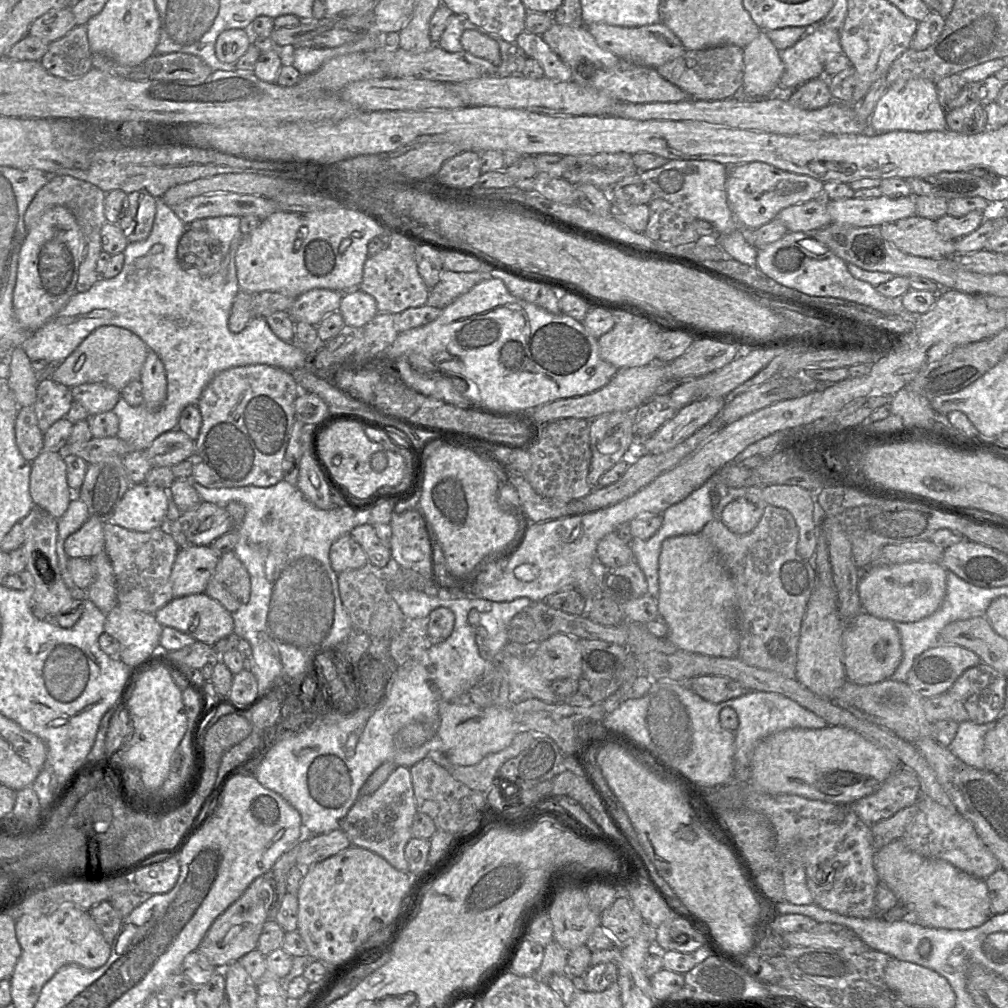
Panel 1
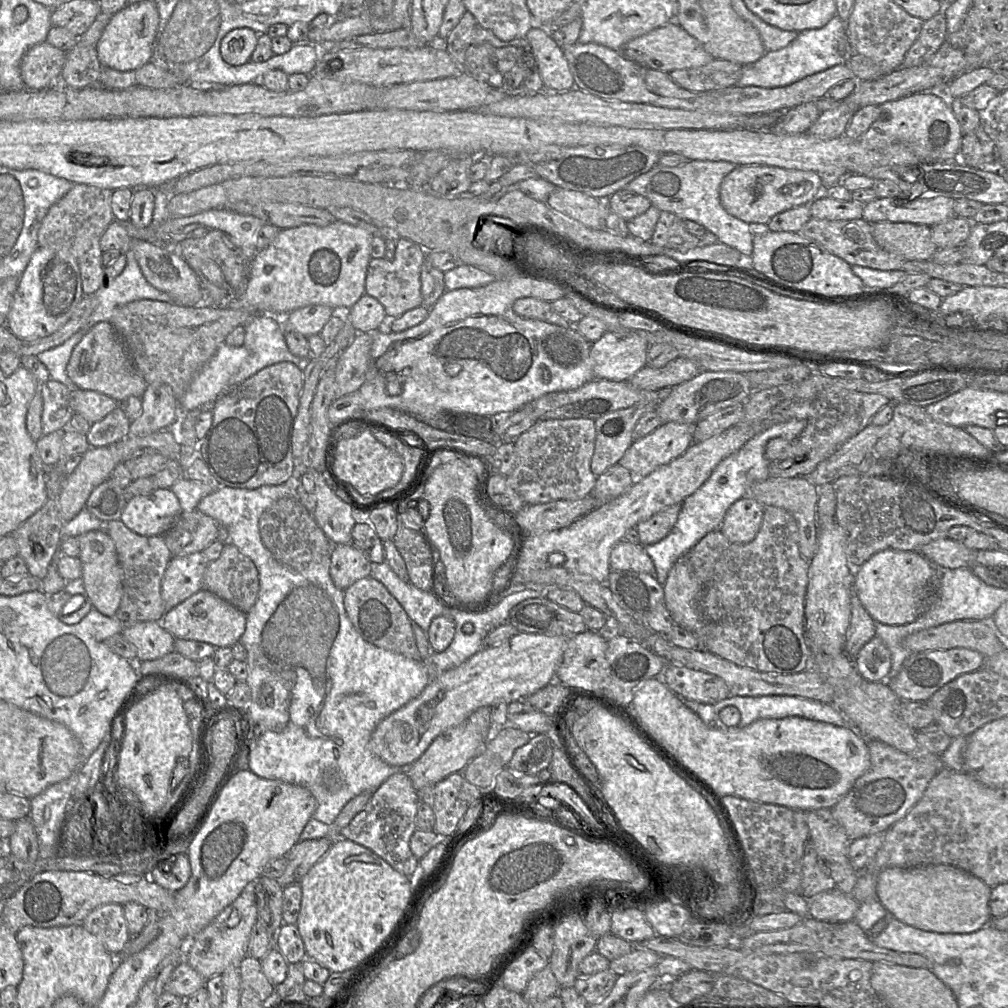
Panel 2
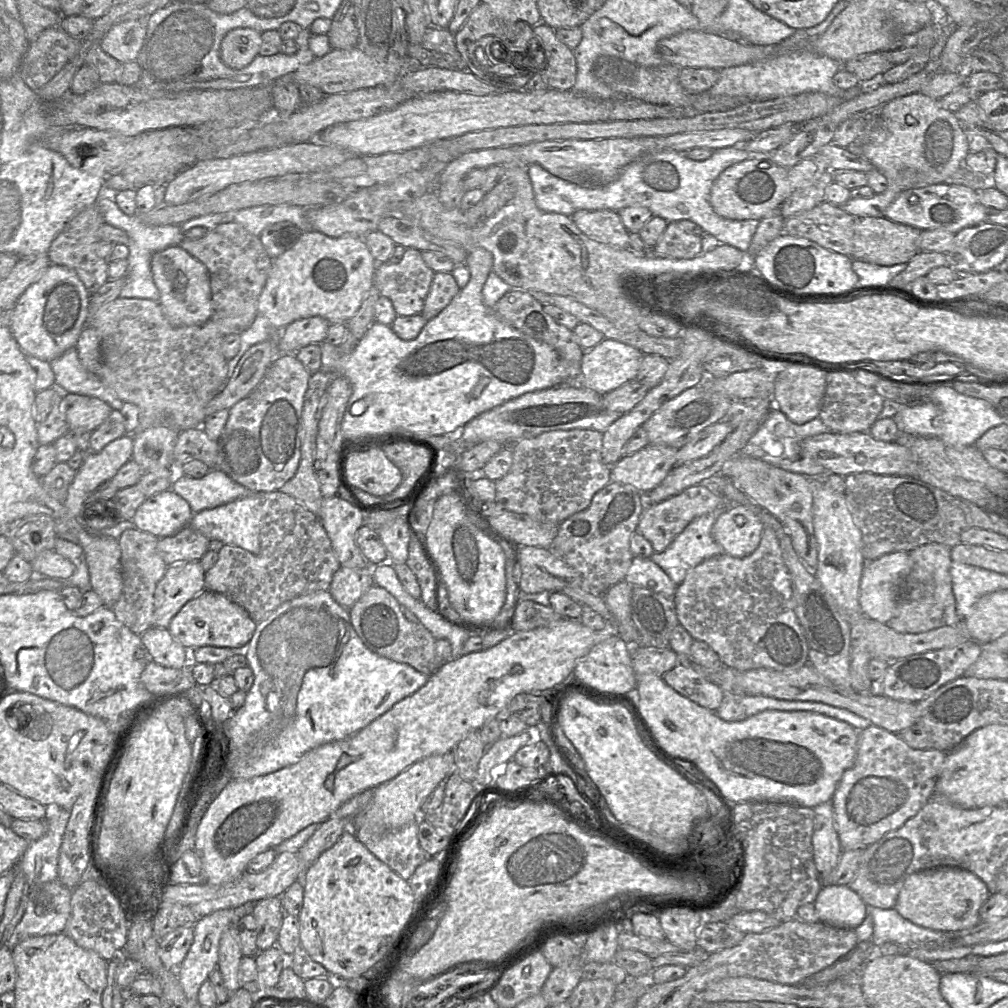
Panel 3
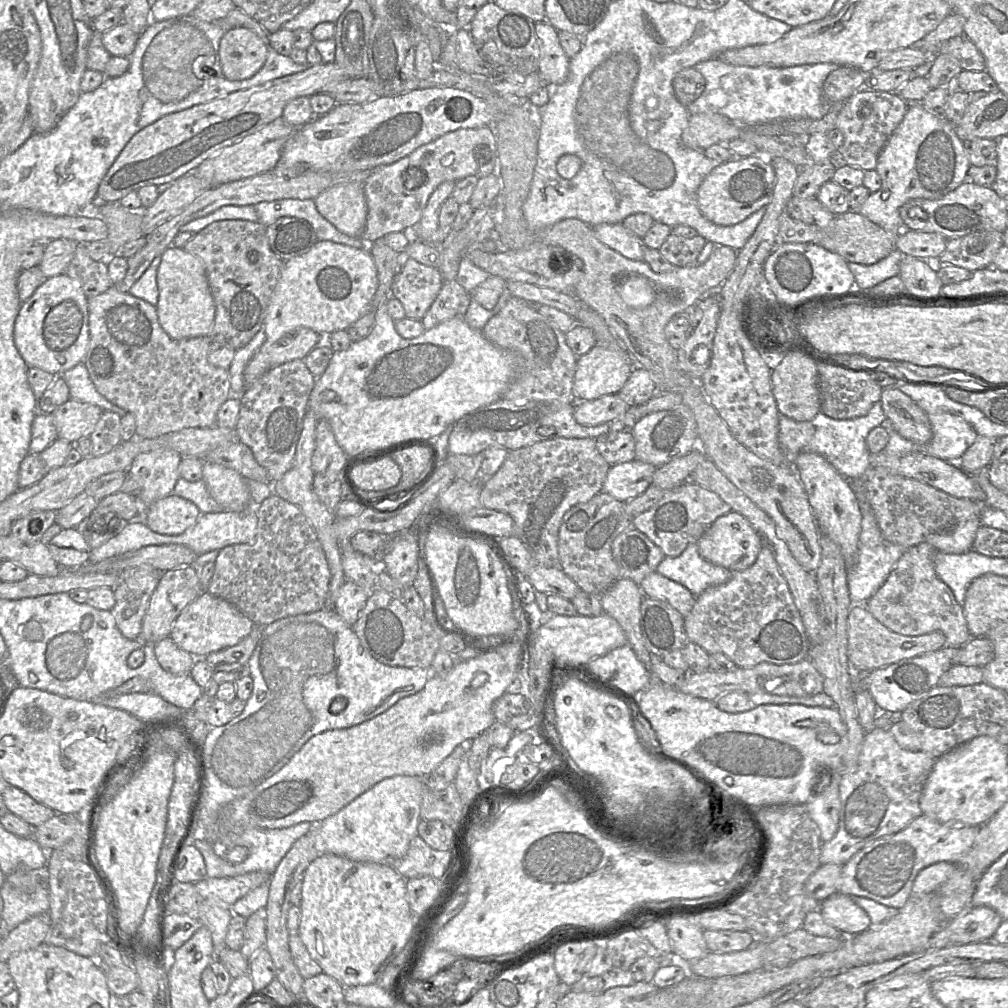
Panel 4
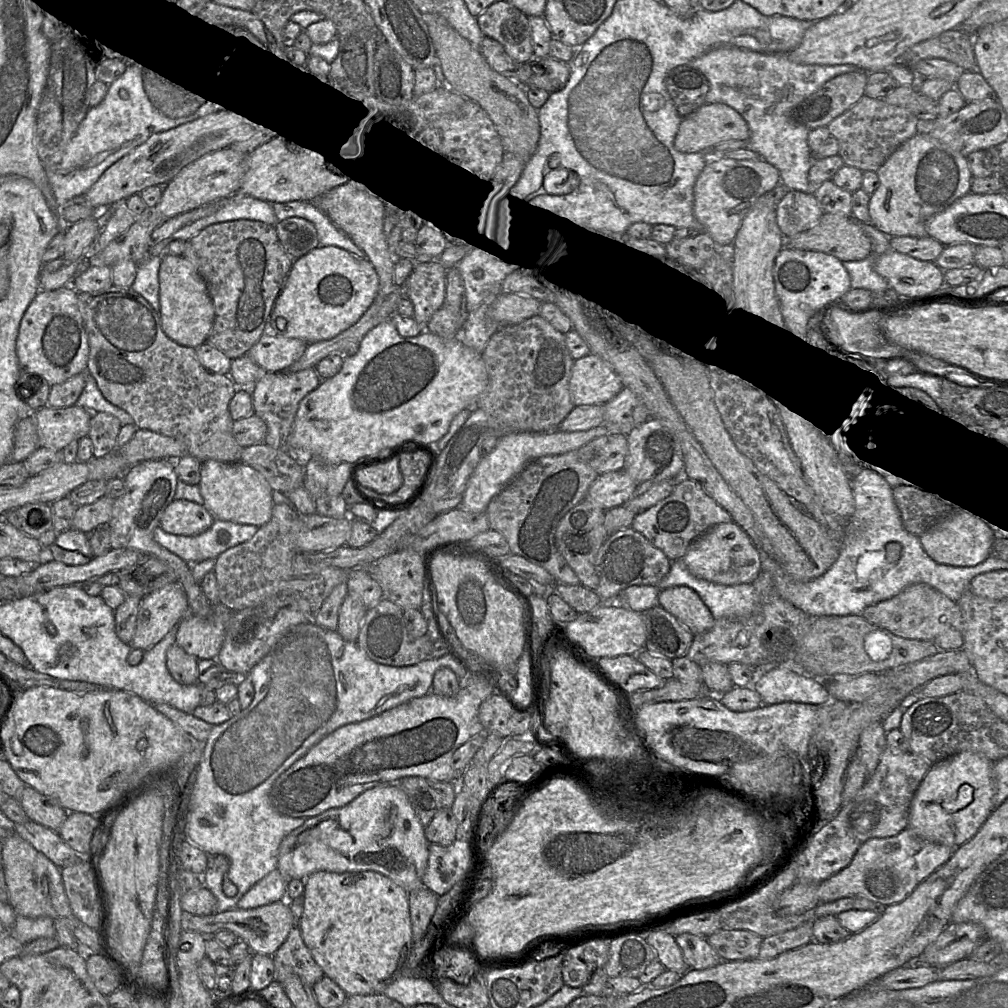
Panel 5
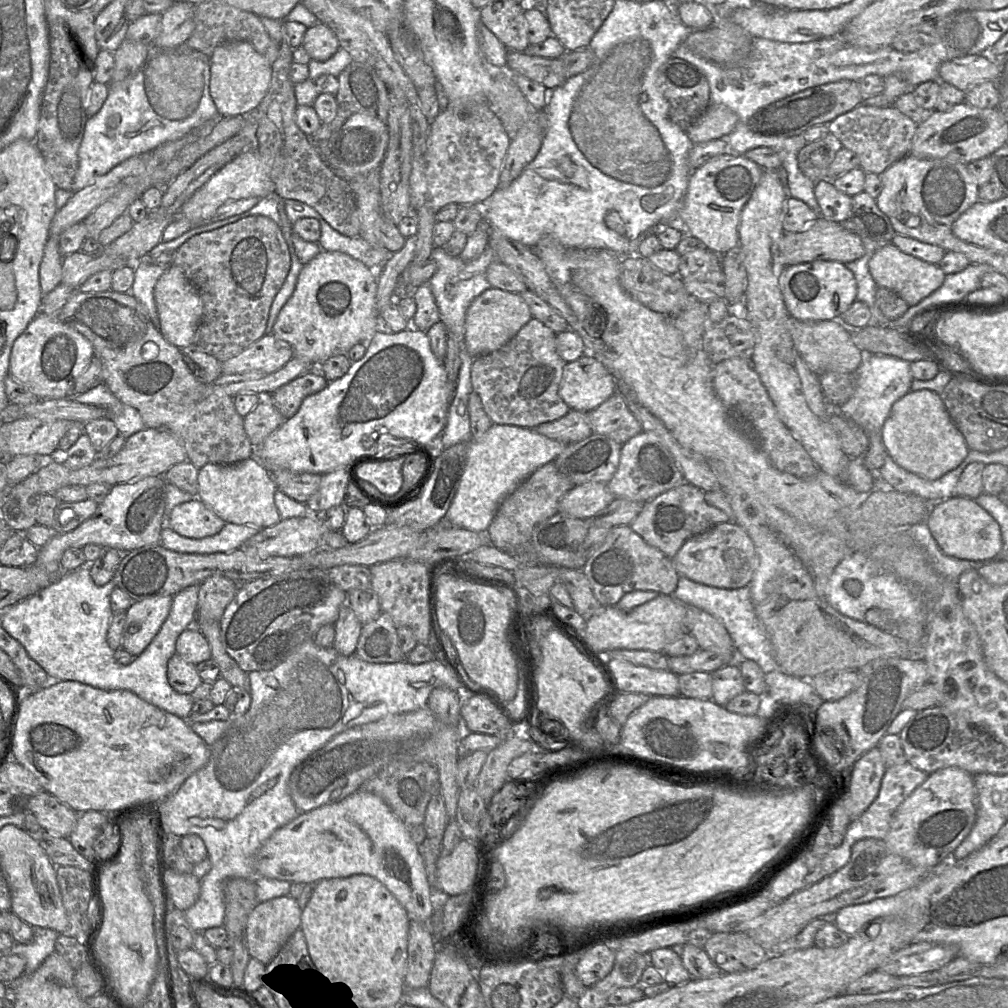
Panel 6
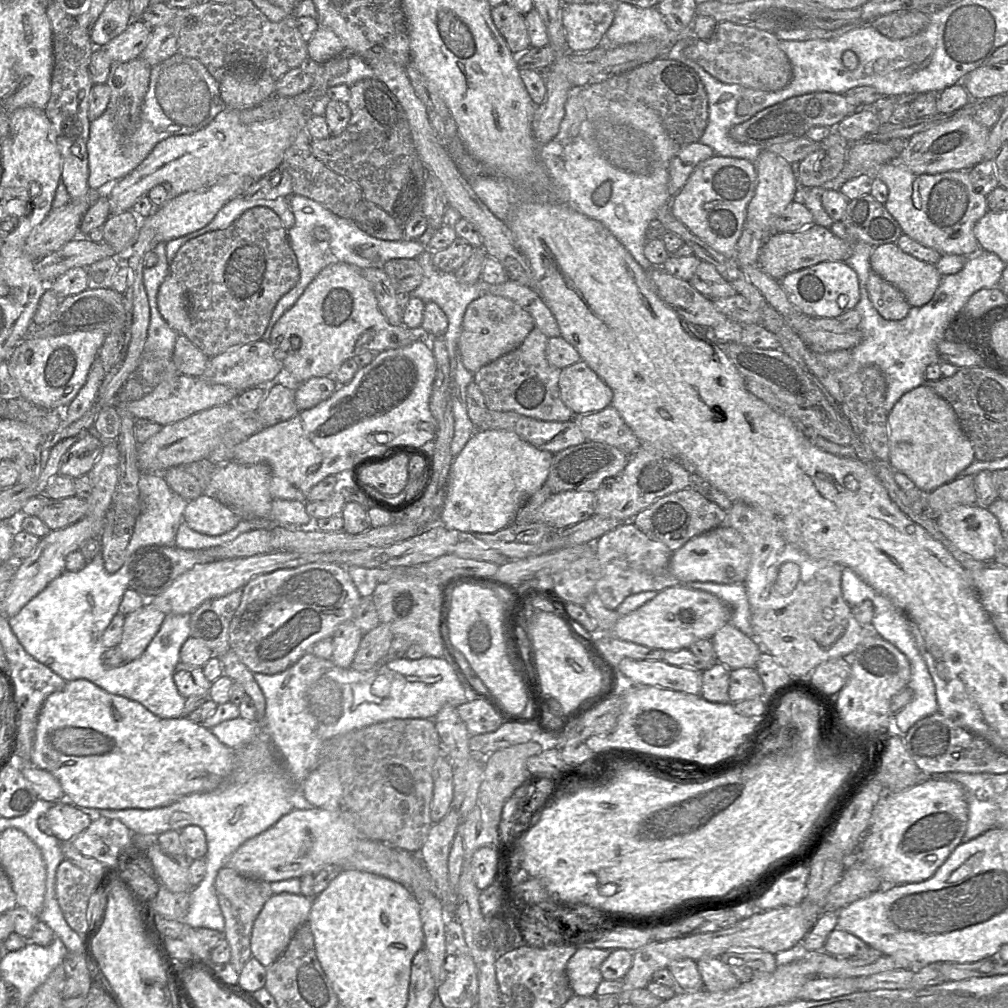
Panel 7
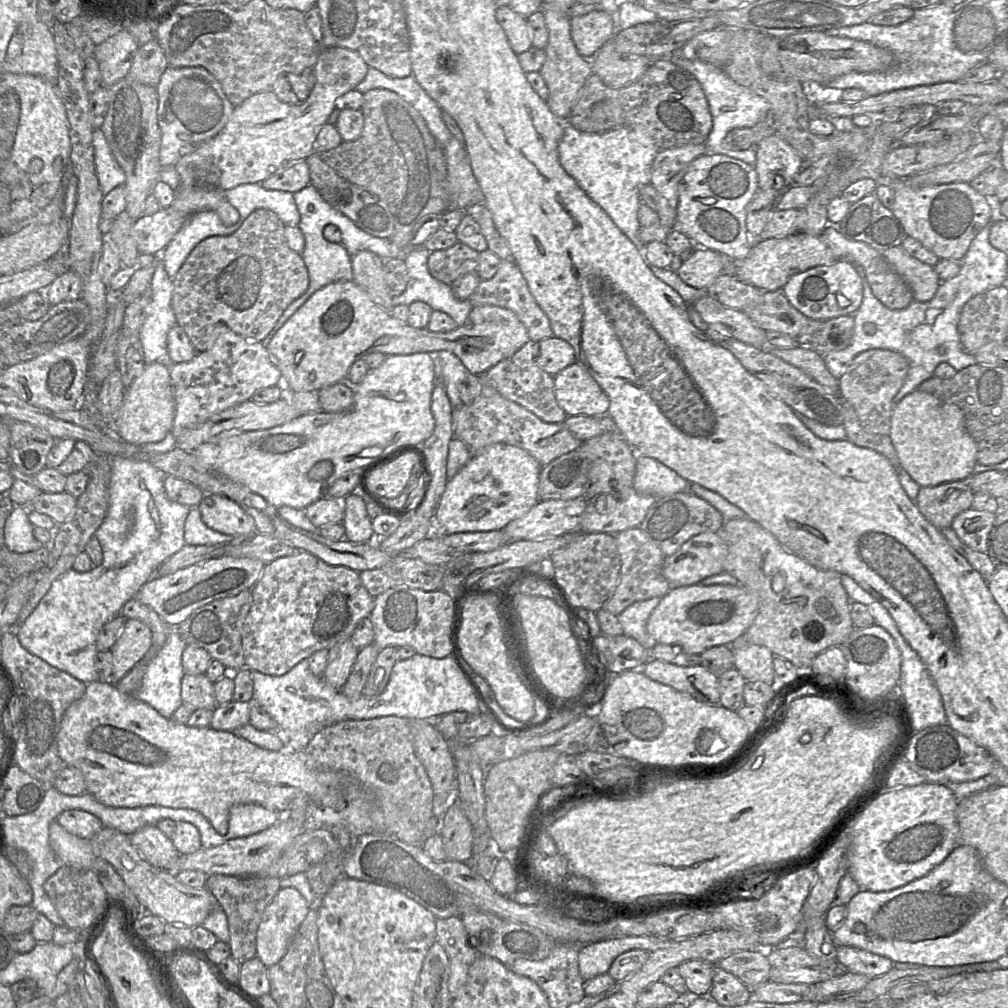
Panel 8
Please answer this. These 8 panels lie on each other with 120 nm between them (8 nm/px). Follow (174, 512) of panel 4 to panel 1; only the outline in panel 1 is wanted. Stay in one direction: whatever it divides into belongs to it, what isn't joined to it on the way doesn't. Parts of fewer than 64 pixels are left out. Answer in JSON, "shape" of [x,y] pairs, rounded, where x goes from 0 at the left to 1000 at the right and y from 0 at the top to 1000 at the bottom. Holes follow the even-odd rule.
{"shape":[[[144,479],[130,481],[108,518],[135,528],[148,528],[164,523],[166,487]]]}

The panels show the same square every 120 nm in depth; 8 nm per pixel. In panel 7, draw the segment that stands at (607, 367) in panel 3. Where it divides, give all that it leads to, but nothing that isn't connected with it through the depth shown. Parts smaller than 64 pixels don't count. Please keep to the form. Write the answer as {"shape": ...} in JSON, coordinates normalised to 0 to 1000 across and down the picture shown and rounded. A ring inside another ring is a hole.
{"shape":[[[578,357],[557,367],[555,387],[569,413],[595,408],[606,402],[605,384]]]}

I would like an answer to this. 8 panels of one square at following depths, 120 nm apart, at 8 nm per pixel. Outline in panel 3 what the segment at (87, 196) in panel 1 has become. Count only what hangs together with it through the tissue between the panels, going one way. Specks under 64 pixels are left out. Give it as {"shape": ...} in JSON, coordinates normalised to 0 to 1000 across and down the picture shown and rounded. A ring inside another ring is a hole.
{"shape":[[[94,202],[90,203],[78,210],[66,221],[52,239],[47,249],[51,261],[72,268],[89,293],[93,292],[108,278],[106,271],[107,260],[99,256],[94,250],[95,242],[99,238],[97,227],[102,221],[104,221],[102,214],[96,204]]]}

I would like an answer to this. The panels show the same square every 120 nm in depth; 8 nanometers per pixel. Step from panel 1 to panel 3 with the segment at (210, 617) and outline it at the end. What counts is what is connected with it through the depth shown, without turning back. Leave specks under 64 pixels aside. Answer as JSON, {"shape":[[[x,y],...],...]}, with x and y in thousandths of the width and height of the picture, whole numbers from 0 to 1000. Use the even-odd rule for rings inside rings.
{"shape":[[[202,584],[178,605],[171,613],[167,625],[188,646],[200,641],[242,645],[252,629],[254,620],[238,600],[220,588]]]}

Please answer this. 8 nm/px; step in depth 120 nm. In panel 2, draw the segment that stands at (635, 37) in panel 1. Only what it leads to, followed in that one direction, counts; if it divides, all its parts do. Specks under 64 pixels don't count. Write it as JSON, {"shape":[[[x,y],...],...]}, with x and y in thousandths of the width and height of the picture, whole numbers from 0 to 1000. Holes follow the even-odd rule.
{"shape":[[[669,20],[625,40],[616,47],[615,52],[621,58],[634,64],[662,72],[672,68],[695,66],[708,59],[691,39],[686,36]]]}

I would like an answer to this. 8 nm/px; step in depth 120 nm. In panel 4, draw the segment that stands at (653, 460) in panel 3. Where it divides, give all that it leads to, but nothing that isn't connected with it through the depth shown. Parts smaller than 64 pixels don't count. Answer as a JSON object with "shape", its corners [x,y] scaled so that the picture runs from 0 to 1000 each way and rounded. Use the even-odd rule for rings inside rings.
{"shape":[[[633,456],[605,462],[597,487],[621,498],[637,490],[647,479],[651,463]]]}

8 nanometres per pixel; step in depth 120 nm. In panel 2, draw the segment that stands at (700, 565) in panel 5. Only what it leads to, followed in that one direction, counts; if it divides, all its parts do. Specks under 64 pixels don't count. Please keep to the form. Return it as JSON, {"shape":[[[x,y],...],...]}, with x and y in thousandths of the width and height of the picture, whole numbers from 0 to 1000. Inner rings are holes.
{"shape":[[[735,494],[721,506],[714,526],[726,539],[740,540],[751,531],[758,511],[759,502],[749,494]]]}

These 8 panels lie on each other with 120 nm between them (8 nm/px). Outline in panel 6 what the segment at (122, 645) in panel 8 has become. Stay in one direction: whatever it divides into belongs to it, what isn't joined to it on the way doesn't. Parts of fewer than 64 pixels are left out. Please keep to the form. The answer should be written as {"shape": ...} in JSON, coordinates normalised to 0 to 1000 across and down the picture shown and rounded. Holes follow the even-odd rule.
{"shape":[[[170,590],[133,596],[125,606],[121,643],[133,652],[141,648],[166,614],[171,599]]]}

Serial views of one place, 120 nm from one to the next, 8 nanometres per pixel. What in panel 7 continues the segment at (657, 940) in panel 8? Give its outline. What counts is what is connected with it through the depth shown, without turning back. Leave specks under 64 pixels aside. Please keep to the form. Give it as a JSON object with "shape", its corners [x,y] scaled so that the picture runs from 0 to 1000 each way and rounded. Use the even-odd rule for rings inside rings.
{"shape":[[[574,939],[562,957],[562,966],[569,987],[589,988],[598,972],[595,958],[610,941]]]}

